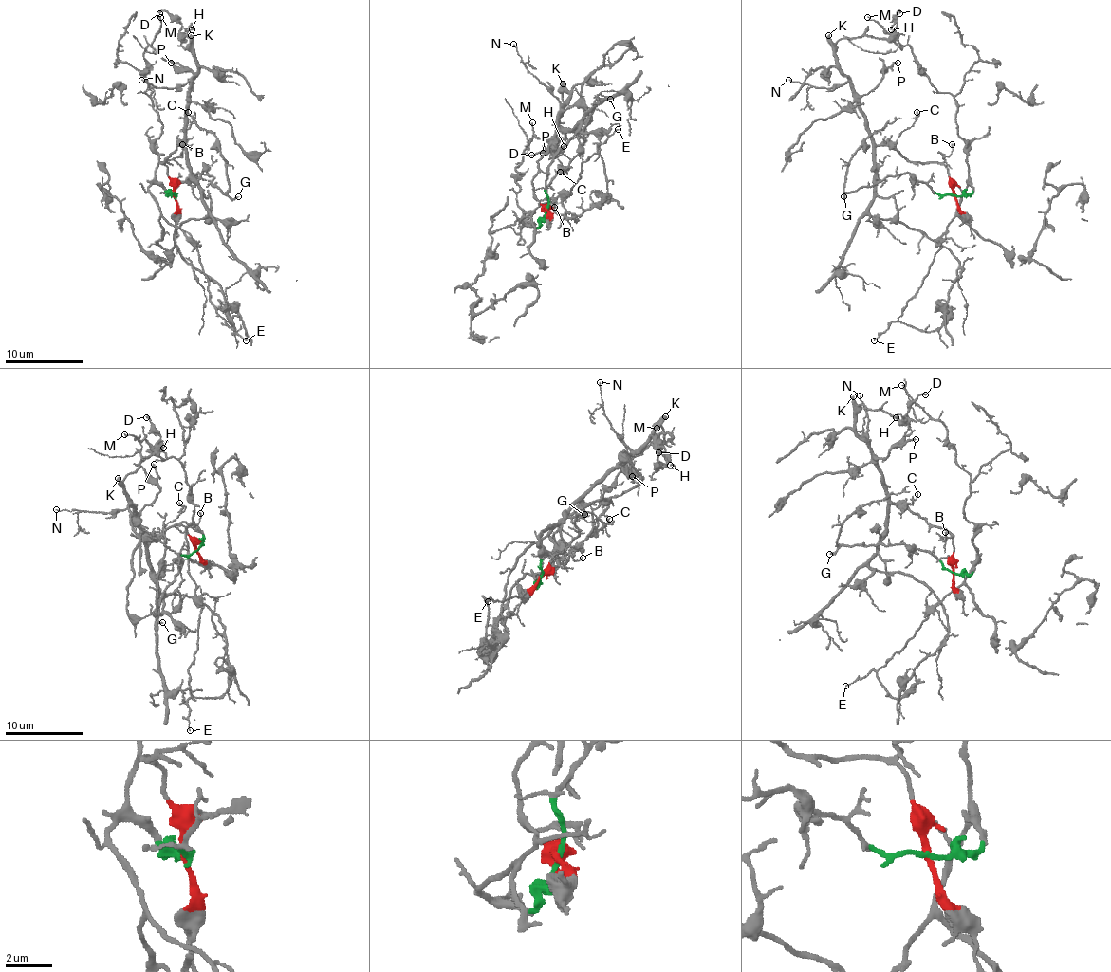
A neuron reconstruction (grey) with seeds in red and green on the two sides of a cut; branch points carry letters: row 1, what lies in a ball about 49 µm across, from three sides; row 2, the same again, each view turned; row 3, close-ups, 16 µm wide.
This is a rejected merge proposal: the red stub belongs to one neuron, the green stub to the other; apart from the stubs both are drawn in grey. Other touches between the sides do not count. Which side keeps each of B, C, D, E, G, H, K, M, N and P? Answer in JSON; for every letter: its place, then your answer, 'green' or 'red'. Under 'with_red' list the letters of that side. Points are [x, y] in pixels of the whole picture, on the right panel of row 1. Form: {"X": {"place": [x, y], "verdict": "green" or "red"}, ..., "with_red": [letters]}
{"B": {"place": [952, 144], "verdict": "red"}, "C": {"place": [916, 112], "verdict": "red"}, "D": {"place": [899, 13], "verdict": "red"}, "E": {"place": [874, 340], "verdict": "green"}, "G": {"place": [843, 196], "verdict": "green"}, "H": {"place": [891, 29], "verdict": "red"}, "K": {"place": [828, 35], "verdict": "red"}, "M": {"place": [867, 17], "verdict": "green"}, "N": {"place": [788, 80], "verdict": "red"}, "P": {"place": [898, 63], "verdict": "red"}, "with_red": ["B", "C", "D", "H", "K", "N", "P"]}

